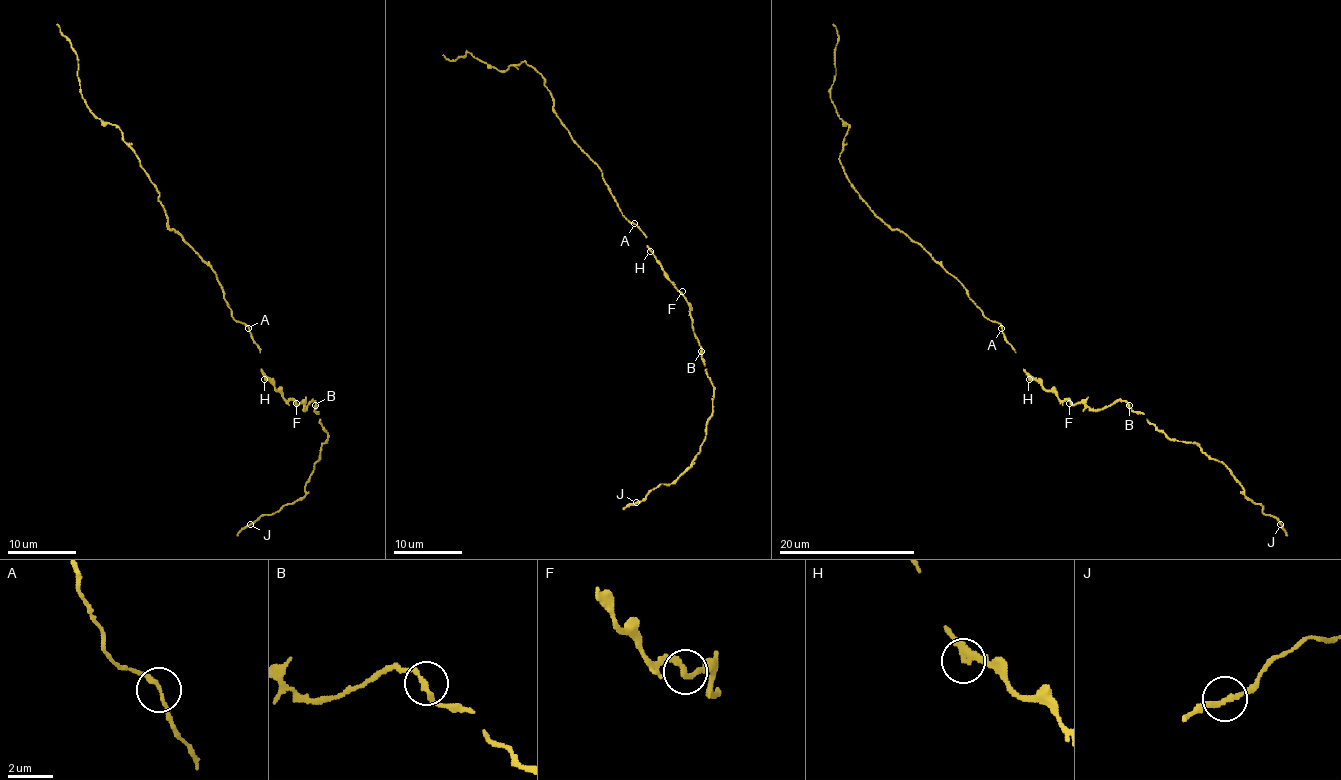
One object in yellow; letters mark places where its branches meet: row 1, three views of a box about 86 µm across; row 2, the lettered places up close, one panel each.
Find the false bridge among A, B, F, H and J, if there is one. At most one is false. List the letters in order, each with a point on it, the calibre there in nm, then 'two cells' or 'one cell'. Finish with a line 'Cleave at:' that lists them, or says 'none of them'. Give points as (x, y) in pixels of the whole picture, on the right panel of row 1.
A: place (1001, 328); calibre 160 nm; one cell
B: place (1129, 405); calibre 190 nm; one cell
F: place (1069, 403); calibre 200 nm; one cell
H: place (1029, 379); calibre 220 nm; one cell
J: place (1280, 524); calibre 200 nm; one cell
Cleave at: none of them

